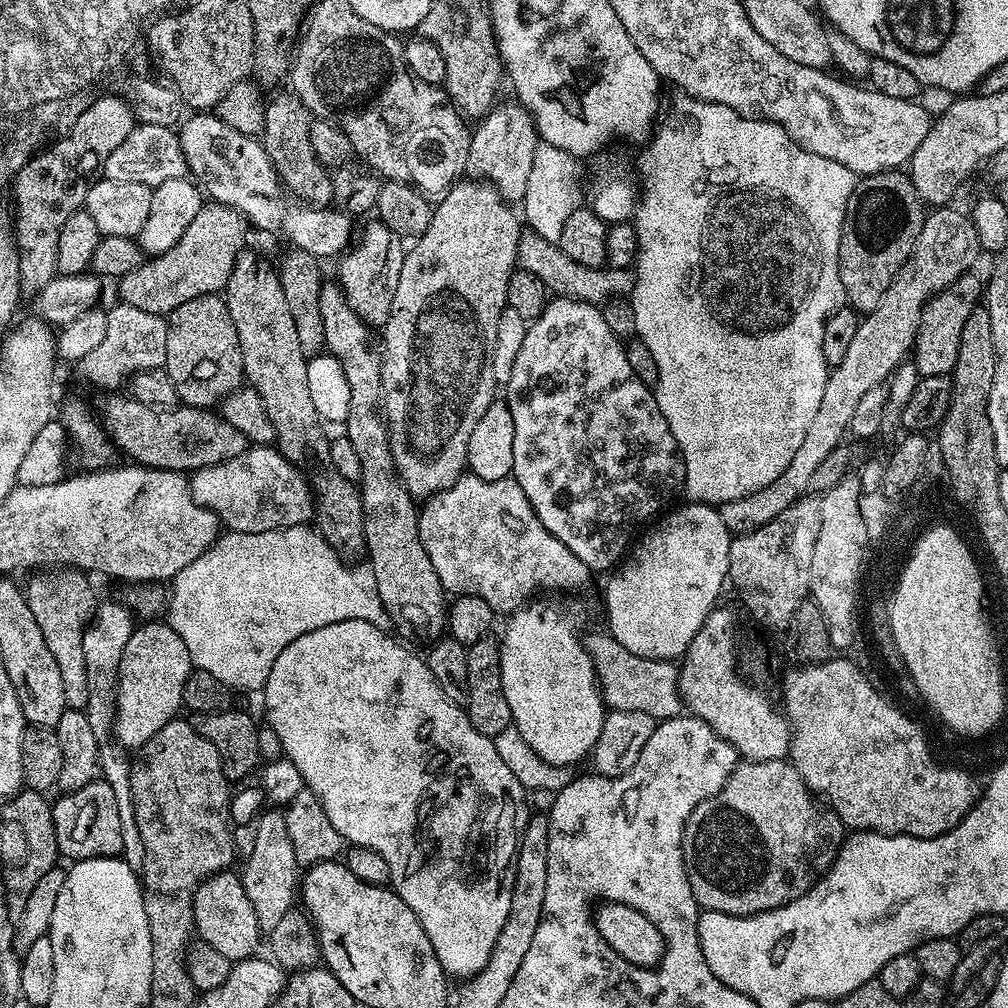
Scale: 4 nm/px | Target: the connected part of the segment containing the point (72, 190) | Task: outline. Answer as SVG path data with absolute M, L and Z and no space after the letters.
M100 96L78 118L72 131L36 153L14 177L16 208L14 207L14 235L20 250L21 293L38 294L53 280L58 266L58 238L66 218L81 211L90 186L101 175L106 158L122 142L126 142L137 126L136 113L120 96Z

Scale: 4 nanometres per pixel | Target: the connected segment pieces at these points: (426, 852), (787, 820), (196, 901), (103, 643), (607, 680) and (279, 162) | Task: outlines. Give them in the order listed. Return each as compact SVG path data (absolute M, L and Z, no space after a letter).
M347 620L322 626L322 630L310 630L310 634L302 634L302 638L294 638L294 642L290 642L290 646L278 654L278 662L274 662L270 678L262 689L264 708L268 711L266 724L274 730L274 734L278 734L278 742L282 742L284 747L283 755L292 760L294 766L298 766L298 774L302 774L305 789L322 802L326 818L330 818L334 830L338 830L341 841L358 848L369 848L386 858L390 887L400 895L402 902L406 902L406 906L410 906L410 910L414 910L418 922L422 922L422 930L426 930L426 938L430 938L430 946L434 946L434 954L438 954L438 962L445 976L476 976L486 966L498 942L498 934L502 934L510 914L520 833L528 821L530 804L524 785L514 778L510 766L506 766L506 762L502 762L502 757L498 755L495 739L478 734L467 711L446 698L427 663L421 657L419 660L406 645L399 644L384 631L383 627L370 622Z
M787 759L750 760L737 763L736 769L729 772L719 790L712 796L706 796L702 802L698 802L694 810L688 814L688 820L682 829L682 866L688 875L688 890L694 894L697 905L701 909L731 916L757 916L763 912L780 908L783 904L789 904L797 896L810 891L822 873L831 868L845 839L846 829L843 822L836 817L831 808L822 806L821 801L805 786L804 779L796 773L795 768Z
M225 870L216 872L215 875L208 877L200 884L198 890L192 899L192 923L194 932L203 943L214 946L218 954L223 954L227 960L233 962L237 960L246 960L257 955L256 947L260 944L262 933L258 926L258 914L254 914L254 906L250 898L246 898L243 879L239 875L235 876L235 871Z
M108 600L101 608L99 605L95 609L94 619L84 638L88 675L86 711L90 718L90 726L94 730L94 738L98 738L101 742L107 741L112 736L112 721L116 718L116 682L120 674L120 659L122 650L126 650L126 642L130 642L130 634L134 627L133 609L127 603L124 604Z
M604 630L587 637L586 643L596 671L600 695L609 709L639 710L642 714L650 714L658 722L681 715L680 669L673 661L651 660L630 654L630 650L622 646L622 642L618 642Z
M285 90L276 97L267 101L264 109L264 130L262 143L274 170L280 176L280 182L297 200L312 205L313 208L327 208L333 203L332 199L332 172L324 167L323 162L316 157L314 146L310 144L310 126L313 122L312 111L303 104L295 92Z

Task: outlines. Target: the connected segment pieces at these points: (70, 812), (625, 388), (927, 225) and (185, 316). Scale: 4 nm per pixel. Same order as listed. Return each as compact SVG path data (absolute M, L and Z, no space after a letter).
M102 778L82 786L82 790L65 792L51 801L54 820L56 851L61 857L69 856L69 861L93 860L94 858L116 858L122 853L122 824L118 822L118 802L114 802L114 790Z
M557 295L549 299L546 310L542 310L542 314L538 314L538 318L529 323L526 339L518 349L518 358L514 358L514 371L510 374L506 392L506 402L514 418L514 466L511 479L516 480L518 486L522 486L522 494L530 502L542 526L546 526L546 530L550 530L550 534L554 534L554 538L558 538L558 542L562 542L566 550L570 550L570 554L578 554L578 558L582 558L584 565L593 573L607 573L615 569L621 563L622 553L637 535L636 528L643 529L657 515L655 512L684 486L684 458L680 455L680 447L674 442L674 434L670 434L670 426L666 426L666 418L658 406L655 391L649 385L643 384L634 374L634 370L630 370L625 341L618 339L614 330L606 326L603 311L595 303Z
M940 206L925 215L910 258L902 270L898 270L886 294L882 294L882 302L878 302L878 306L874 306L874 310L861 319L858 334L854 334L846 349L846 358L842 358L840 365L829 371L826 390L822 390L822 402L818 402L814 422L810 422L810 430L806 438L802 438L802 446L798 446L794 458L790 458L790 466L786 466L786 470L782 470L782 474L778 474L770 486L762 486L762 490L754 490L754 494L746 494L746 498L734 498L719 505L720 518L726 522L729 532L752 532L766 526L766 522L774 522L782 510L805 495L816 467L824 461L826 454L830 454L830 450L845 439L850 429L850 418L854 418L854 406L858 406L866 390L881 387L913 351L920 315L926 302L937 292L948 288L957 278L975 269L972 267L976 259L982 256L978 234L971 219L952 207Z
M223 295L199 296L182 302L182 306L167 313L166 362L163 369L178 394L180 404L190 408L215 409L229 394L245 383L242 350L238 342L238 330L234 330L234 318L228 313L228 302Z

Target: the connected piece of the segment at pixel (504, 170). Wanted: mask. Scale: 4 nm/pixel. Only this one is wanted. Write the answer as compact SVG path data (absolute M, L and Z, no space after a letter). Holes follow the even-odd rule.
M519 102L500 104L488 109L480 124L471 133L472 145L468 151L467 171L473 177L494 184L509 202L523 201L526 194L526 182L533 165L535 150L538 145L536 124L532 115ZM500 104L500 105L499 105Z

